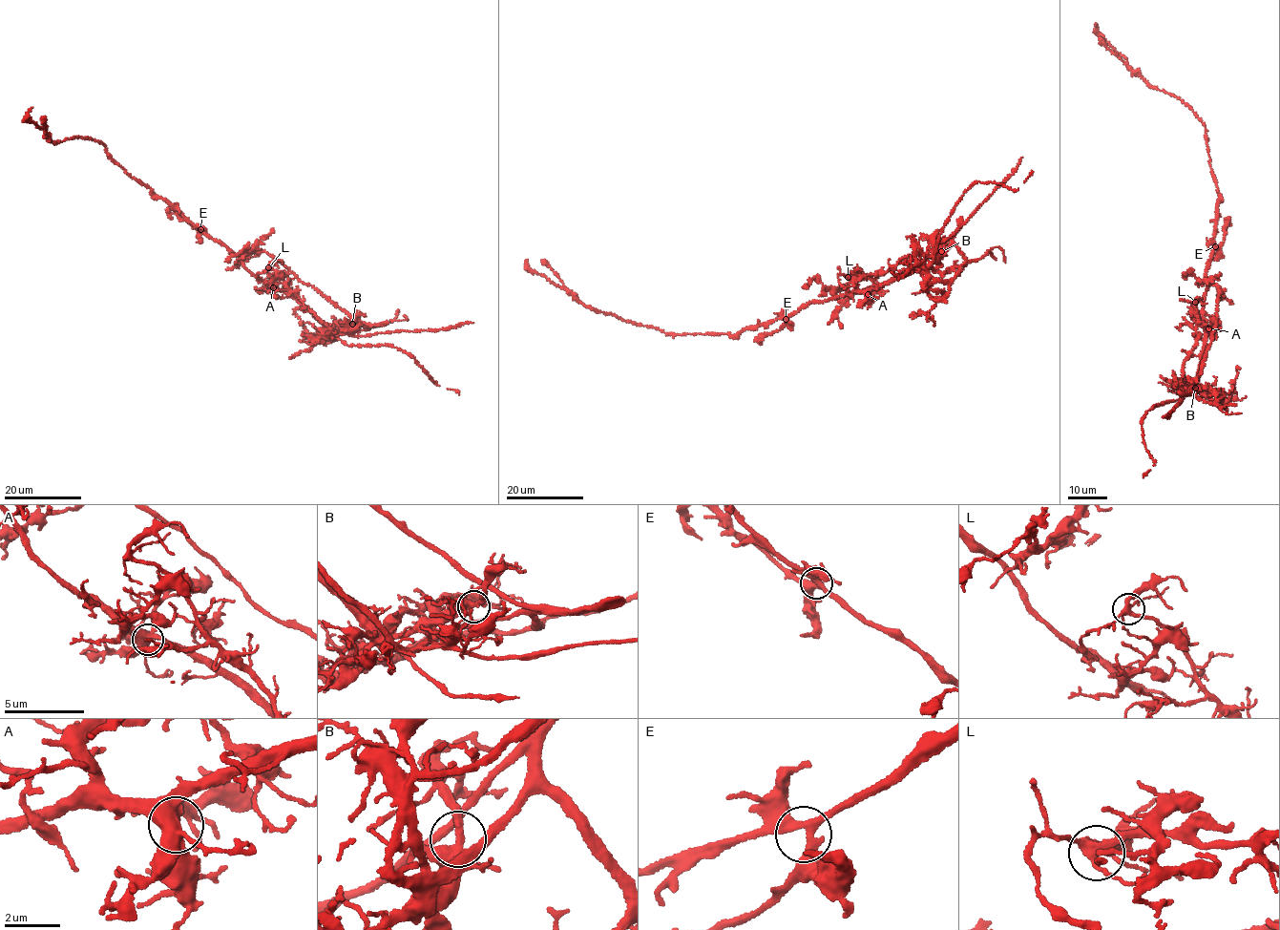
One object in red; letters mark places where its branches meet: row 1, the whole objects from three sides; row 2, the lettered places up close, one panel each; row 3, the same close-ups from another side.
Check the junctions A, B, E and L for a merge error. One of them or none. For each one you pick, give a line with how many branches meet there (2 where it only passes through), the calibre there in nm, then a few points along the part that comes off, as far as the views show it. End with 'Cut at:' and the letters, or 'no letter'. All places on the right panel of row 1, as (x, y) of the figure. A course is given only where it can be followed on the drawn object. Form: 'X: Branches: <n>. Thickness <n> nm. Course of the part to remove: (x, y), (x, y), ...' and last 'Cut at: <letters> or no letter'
B: Branches: 6. Thickness 320 nm. Course of the part to remove: (1195, 387), (1194, 393), (1189, 391), (1197, 382), (1211, 339), (1221, 292), (1218, 287), (1193, 275), (1183, 275)
Cut at: B

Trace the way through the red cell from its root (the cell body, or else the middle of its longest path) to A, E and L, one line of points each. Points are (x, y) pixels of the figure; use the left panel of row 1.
A: (236, 256), (242, 264), (273, 287)
E: (236, 256), (200, 229)
L: (236, 256), (259, 280), (258, 273), (268, 267)

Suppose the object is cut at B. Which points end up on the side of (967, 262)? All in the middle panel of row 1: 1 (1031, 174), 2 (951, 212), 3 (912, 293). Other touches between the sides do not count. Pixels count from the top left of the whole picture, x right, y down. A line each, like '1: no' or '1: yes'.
1: no
2: no
3: no

